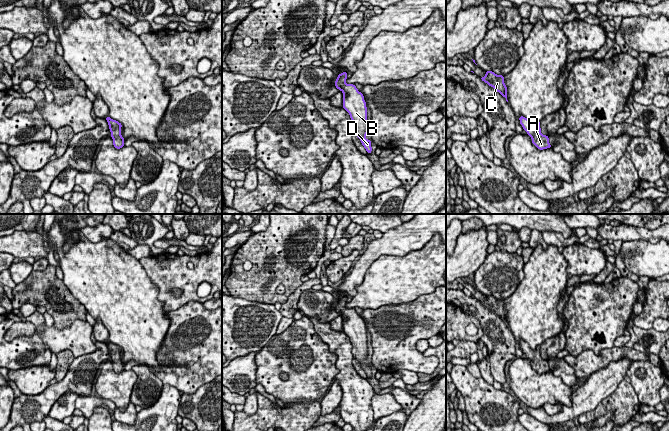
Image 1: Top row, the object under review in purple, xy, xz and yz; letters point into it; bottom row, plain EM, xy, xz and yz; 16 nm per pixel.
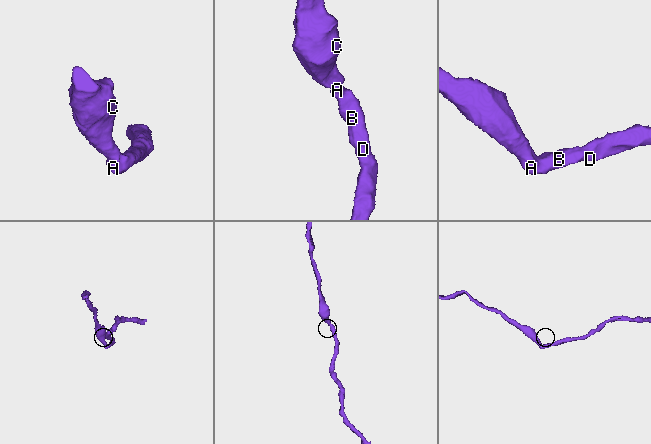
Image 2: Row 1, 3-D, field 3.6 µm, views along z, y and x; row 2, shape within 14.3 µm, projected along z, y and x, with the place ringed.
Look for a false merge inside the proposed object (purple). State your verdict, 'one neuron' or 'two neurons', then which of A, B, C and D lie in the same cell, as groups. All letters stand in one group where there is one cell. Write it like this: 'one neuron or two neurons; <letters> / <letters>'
one neuron; A B C D

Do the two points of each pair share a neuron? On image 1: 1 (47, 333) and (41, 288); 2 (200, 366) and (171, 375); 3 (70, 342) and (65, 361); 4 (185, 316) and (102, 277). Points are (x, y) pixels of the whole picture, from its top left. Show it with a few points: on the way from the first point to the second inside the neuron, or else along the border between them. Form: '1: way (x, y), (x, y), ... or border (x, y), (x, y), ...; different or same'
1: border (78, 319), (61, 328), (55, 324); different
2: way (193, 366), (187, 369), (178, 369); same
3: border (57, 353), (69, 350), (74, 357); different
4: border (167, 312), (169, 327), (164, 335); different

